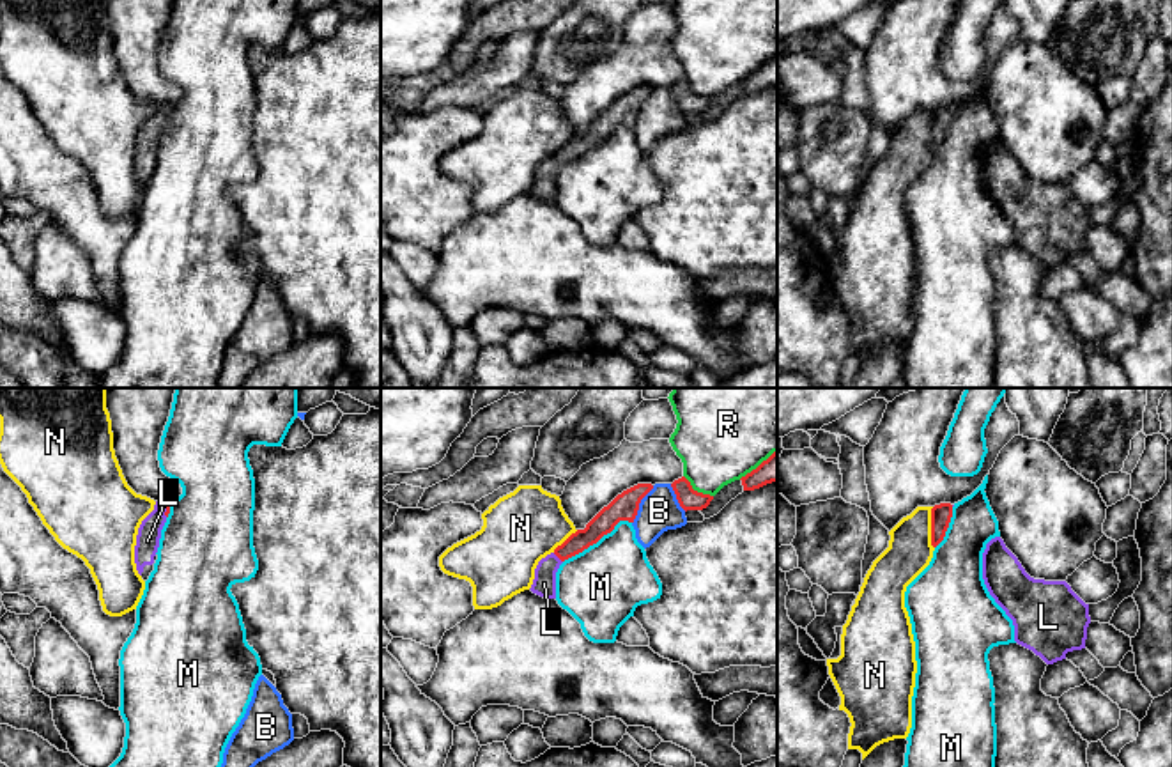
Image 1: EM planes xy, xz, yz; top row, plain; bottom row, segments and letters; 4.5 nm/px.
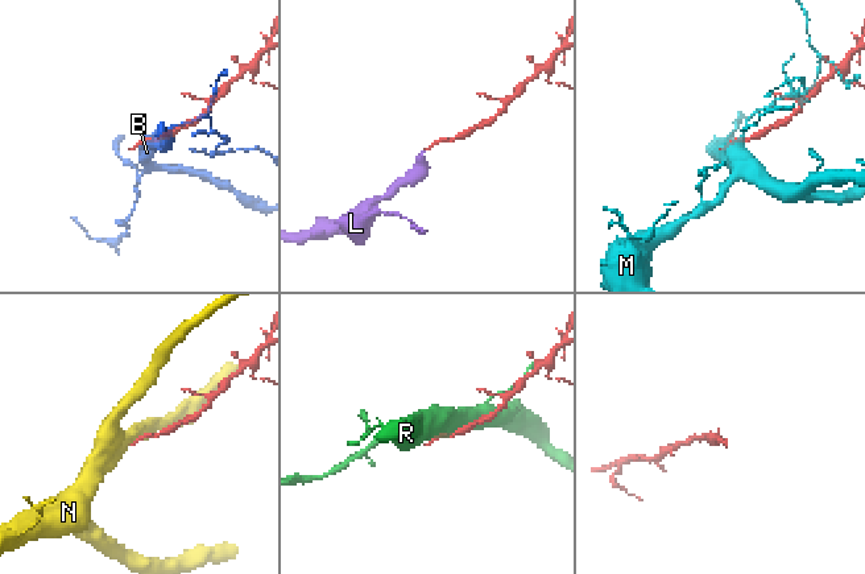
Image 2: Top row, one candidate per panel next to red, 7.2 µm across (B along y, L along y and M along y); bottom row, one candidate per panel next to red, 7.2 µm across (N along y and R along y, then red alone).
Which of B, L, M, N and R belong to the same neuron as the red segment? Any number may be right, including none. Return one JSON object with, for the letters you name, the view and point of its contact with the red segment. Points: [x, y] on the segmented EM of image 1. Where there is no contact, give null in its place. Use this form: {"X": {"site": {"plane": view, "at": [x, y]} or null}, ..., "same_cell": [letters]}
{"L": {"site": {"plane": "xz", "at": [558, 557]}}, "same_cell": ["L"]}

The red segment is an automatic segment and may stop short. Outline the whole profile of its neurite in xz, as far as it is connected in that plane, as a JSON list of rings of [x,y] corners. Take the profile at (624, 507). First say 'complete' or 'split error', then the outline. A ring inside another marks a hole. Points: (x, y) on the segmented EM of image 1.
split error; [[[637,484],[618,494],[584,530],[572,533],[561,546],[538,562],[529,590],[544,599],[556,599],[556,572],[559,565],[597,544],[604,535],[611,533],[620,521],[634,523],[641,500],[652,489],[652,484]]]

